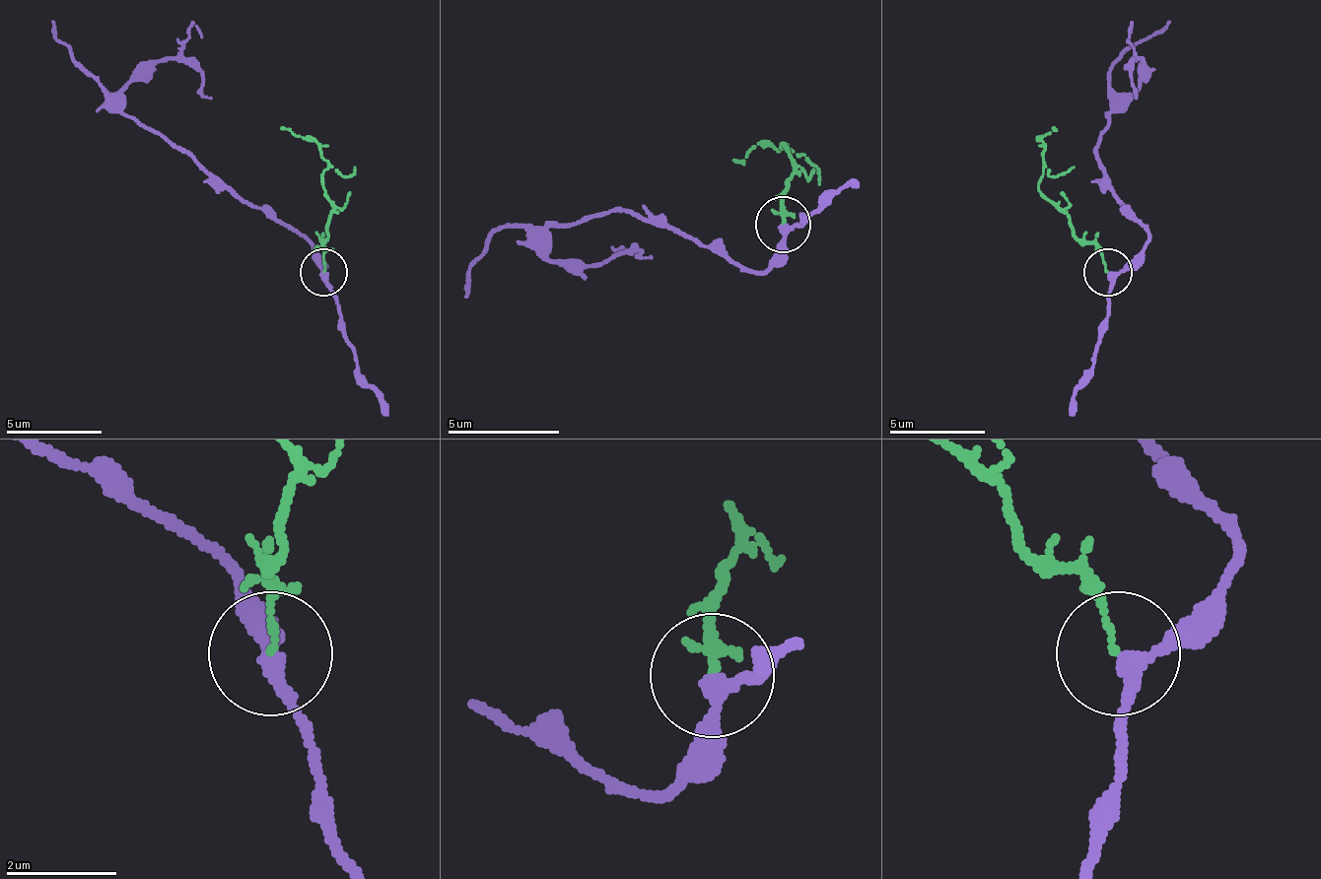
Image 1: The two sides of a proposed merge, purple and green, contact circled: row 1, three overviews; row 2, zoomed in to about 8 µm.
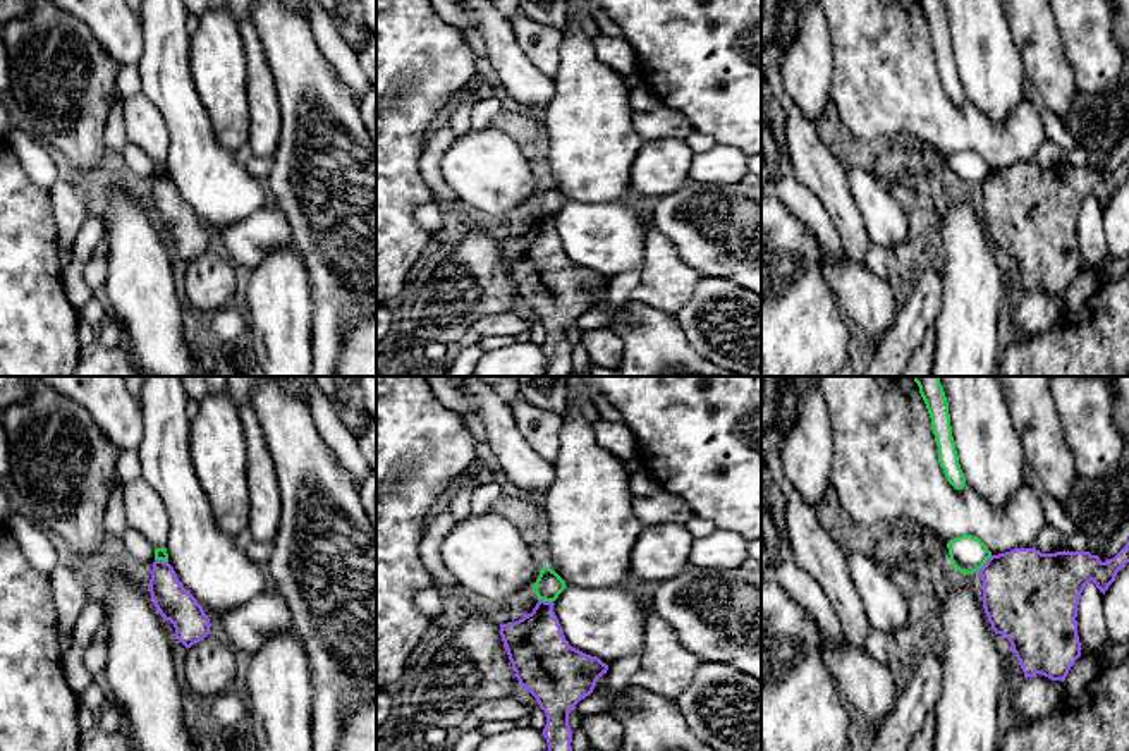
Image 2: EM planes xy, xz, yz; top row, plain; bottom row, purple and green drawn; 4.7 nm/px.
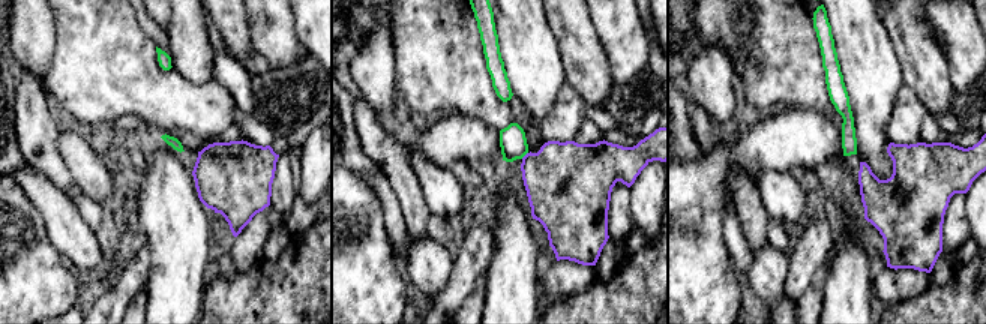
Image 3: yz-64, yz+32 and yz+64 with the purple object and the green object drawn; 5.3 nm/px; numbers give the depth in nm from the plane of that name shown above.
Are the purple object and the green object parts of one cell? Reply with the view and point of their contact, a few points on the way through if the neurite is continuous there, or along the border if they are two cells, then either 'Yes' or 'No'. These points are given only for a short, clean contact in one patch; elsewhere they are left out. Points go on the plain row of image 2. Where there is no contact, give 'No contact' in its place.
Touches purple at yz (985, 179). Boundary: yz (992, 170), (976, 186). No

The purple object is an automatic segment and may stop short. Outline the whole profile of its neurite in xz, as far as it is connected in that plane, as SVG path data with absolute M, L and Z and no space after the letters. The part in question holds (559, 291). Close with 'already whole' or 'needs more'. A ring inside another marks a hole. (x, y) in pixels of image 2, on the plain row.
M538 215L531 229L516 237L502 239L500 251L521 302L528 304L546 328L543 351L548 366L543 376L569 376L572 373L569 328L593 308L596 296L607 289L608 280L569 259L553 220L553 217Z; already whole

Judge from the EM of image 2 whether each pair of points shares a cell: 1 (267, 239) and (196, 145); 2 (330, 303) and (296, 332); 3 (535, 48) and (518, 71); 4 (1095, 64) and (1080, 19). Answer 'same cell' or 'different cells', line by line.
1: different cells
2: different cells
3: different cells
4: same cell

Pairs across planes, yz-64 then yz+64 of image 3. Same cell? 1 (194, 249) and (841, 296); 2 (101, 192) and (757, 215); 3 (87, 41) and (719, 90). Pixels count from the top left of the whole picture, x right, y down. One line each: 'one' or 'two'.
1: one
2: two
3: two

